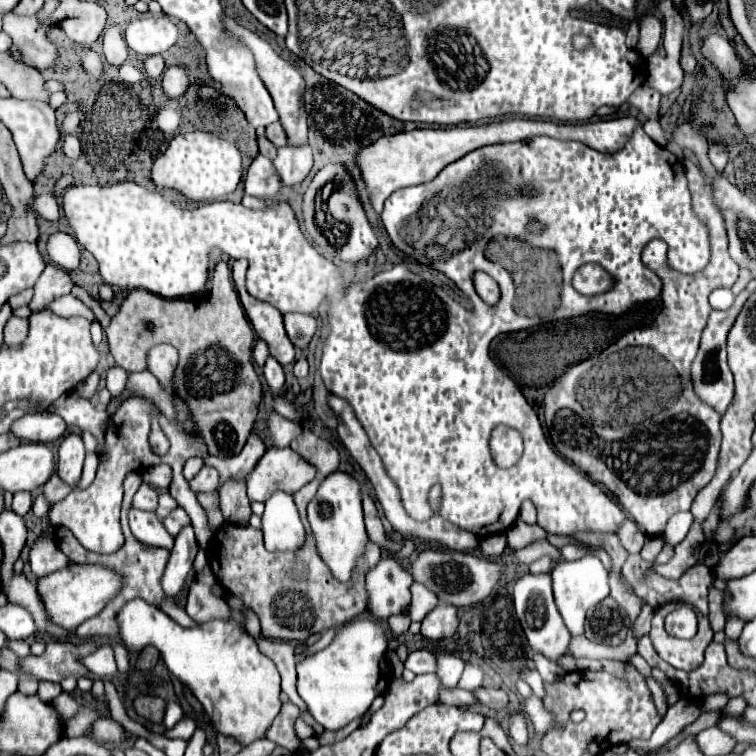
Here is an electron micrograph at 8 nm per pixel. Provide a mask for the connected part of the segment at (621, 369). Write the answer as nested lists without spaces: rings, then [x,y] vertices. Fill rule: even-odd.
[[[685,159],[683,165],[689,179],[695,213],[699,213],[697,217],[709,227],[711,233],[709,265],[695,275],[671,271],[665,263],[667,245],[663,241],[651,241],[643,251],[643,263],[663,279],[663,311],[649,327],[629,331],[599,355],[569,367],[553,385],[549,385],[543,399],[545,423],[555,449],[567,461],[591,475],[595,483],[603,483],[635,519],[639,529],[651,537],[663,535],[671,515],[677,511],[689,511],[695,495],[713,479],[717,471],[717,457],[721,449],[721,415],[695,395],[695,389],[691,387],[691,363],[697,355],[699,339],[711,313],[711,305],[707,301],[709,293],[719,287],[733,287],[739,275],[739,265],[727,253],[727,229],[723,225],[723,213],[713,201],[711,181],[695,163]]]

